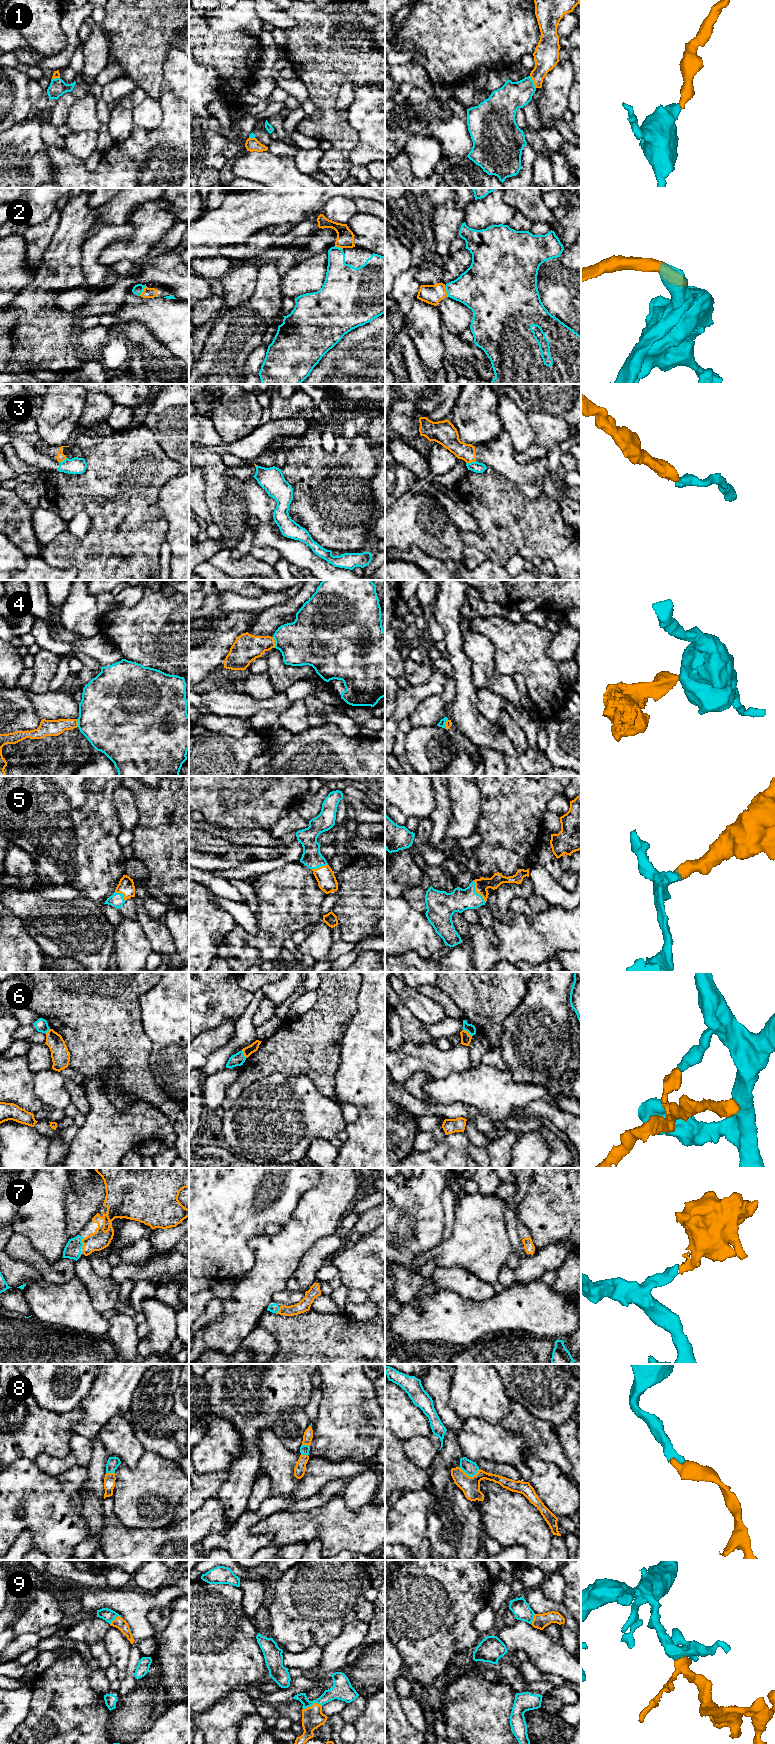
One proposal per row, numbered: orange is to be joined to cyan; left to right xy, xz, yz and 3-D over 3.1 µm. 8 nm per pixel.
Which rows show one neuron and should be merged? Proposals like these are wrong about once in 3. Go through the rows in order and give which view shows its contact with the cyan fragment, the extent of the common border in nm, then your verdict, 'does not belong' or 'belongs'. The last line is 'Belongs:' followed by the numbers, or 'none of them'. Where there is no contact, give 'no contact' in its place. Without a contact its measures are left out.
1: yz | 110 nm | belongs
2: yz | 100 nm | belongs
3: yz | 80 nm | does not belong
4: xz | 90 nm | does not belong
5: yz | 200 nm | belongs
6: yz | 90 nm | belongs
7: xy | 80 nm | belongs
8: yz | 170 nm | belongs
9: xz | 160 nm | belongs
Belongs: 1, 2, 5, 6, 7, 8, 9

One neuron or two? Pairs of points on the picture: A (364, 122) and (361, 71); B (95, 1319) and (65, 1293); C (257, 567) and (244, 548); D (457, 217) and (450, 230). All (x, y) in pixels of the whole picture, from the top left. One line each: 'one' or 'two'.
A: two
B: one
C: two
D: one

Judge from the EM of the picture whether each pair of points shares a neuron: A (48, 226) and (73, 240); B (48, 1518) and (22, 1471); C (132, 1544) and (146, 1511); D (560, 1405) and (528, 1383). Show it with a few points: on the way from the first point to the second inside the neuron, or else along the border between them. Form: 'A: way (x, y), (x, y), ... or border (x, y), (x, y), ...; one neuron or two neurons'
A: border (60, 212), (60, 222), (57, 230), (45, 251); two neurons
B: way (48, 1506), (48, 1502), (29, 1483); one neuron
C: border (117, 1518), (128, 1527), (163, 1527); two neurons
D: way (552, 1397), (536, 1383); one neuron

